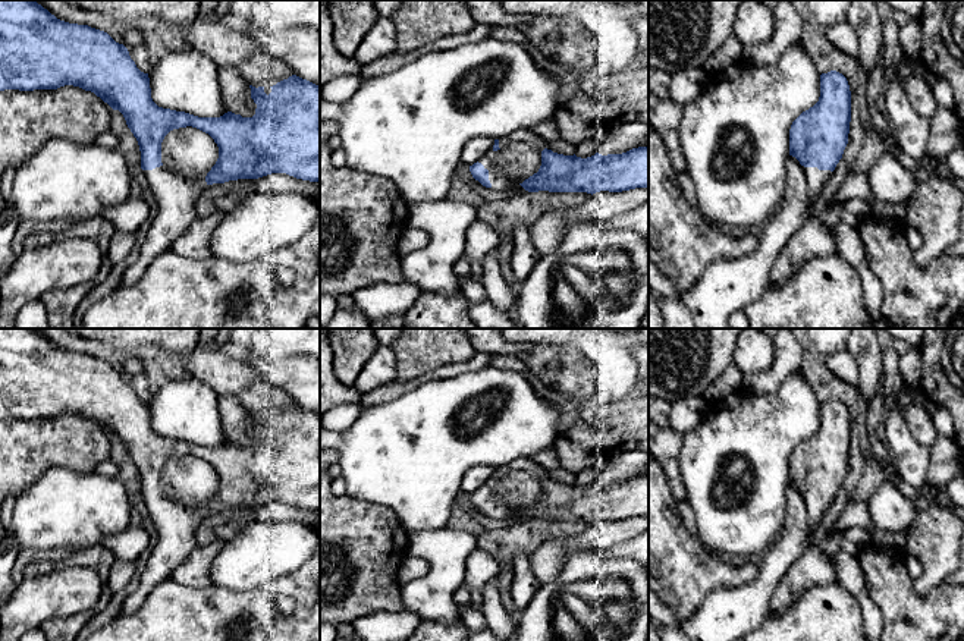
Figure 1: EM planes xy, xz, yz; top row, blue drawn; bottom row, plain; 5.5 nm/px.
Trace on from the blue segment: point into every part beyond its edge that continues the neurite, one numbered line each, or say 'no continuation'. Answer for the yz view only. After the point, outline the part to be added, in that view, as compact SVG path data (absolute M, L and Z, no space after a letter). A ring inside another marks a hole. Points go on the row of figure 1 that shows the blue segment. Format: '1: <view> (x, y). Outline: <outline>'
1: yz (816, 179). Outline: M804 167L807 176L807 188L808 188L808 201L810 207L820 195L822 188L829 182L832 172L830 170L819 170L817 167Z

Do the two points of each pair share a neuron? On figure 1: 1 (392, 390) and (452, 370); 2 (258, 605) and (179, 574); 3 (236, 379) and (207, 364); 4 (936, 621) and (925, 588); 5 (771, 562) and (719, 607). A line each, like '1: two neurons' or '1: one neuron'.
1: one neuron
2: two neurons
3: one neuron
4: two neurons
5: one neuron

